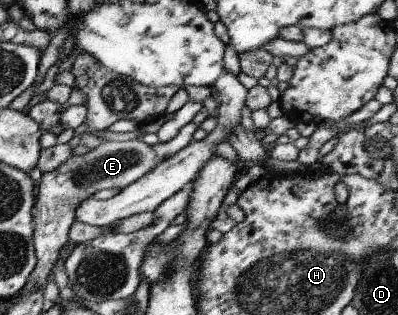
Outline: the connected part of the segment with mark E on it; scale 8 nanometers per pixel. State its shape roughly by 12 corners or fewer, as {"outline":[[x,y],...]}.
{"outline":[[137,139],[103,141],[40,175],[35,267],[18,296],[42,293],[75,208],[159,163]]}

